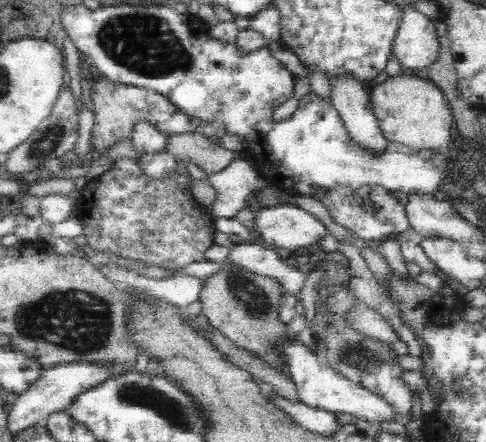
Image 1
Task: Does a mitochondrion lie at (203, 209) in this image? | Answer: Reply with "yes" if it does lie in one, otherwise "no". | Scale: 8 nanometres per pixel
no

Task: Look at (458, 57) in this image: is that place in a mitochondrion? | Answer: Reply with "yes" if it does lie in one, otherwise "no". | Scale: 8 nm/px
no

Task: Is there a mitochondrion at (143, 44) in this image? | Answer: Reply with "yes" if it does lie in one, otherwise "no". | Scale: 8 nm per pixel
yes

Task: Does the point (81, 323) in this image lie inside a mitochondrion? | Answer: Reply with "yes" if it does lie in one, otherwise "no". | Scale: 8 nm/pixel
yes

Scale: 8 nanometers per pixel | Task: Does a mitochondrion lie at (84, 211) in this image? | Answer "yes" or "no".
no

